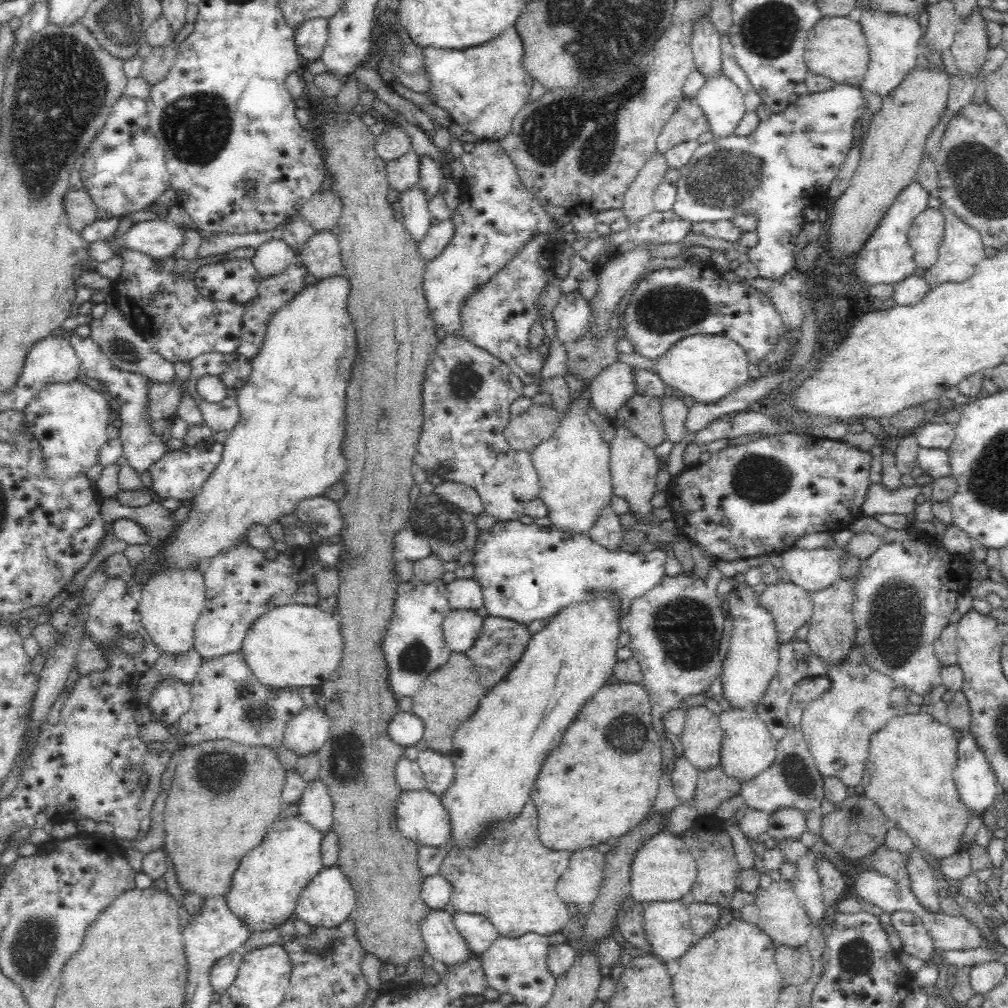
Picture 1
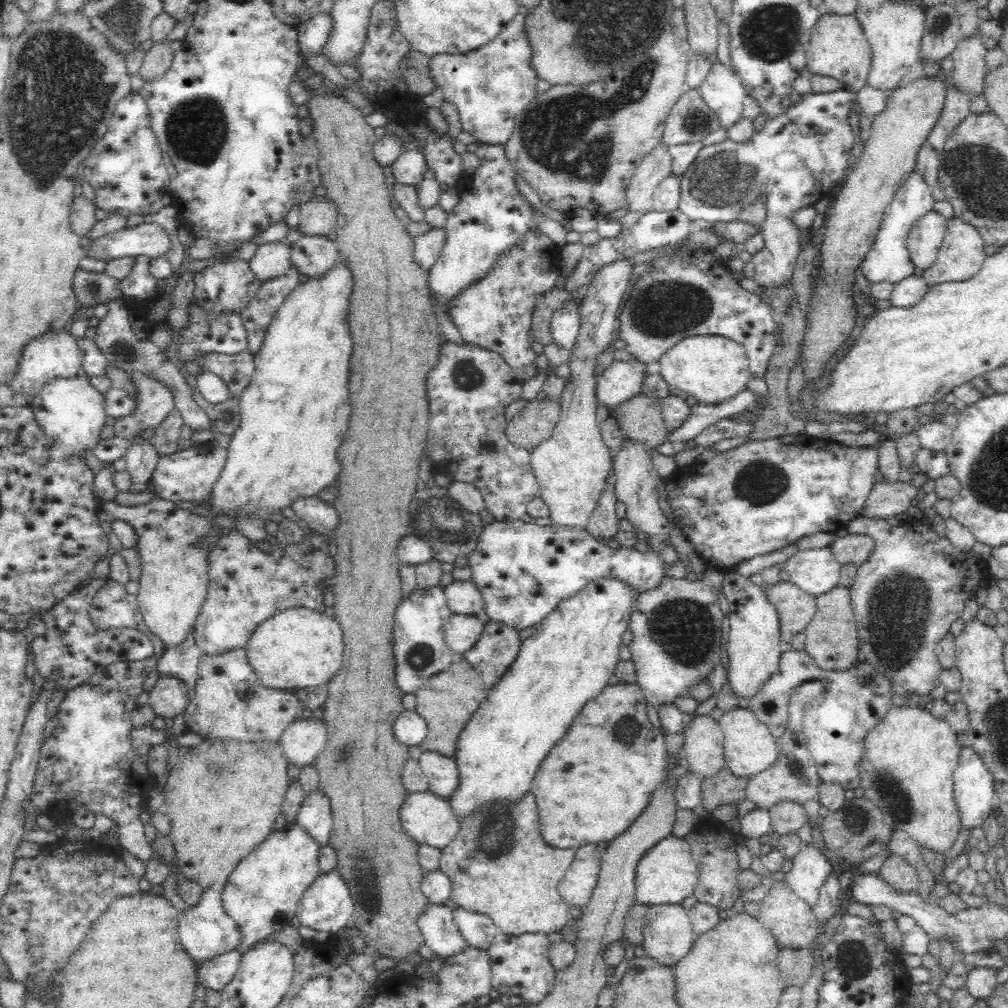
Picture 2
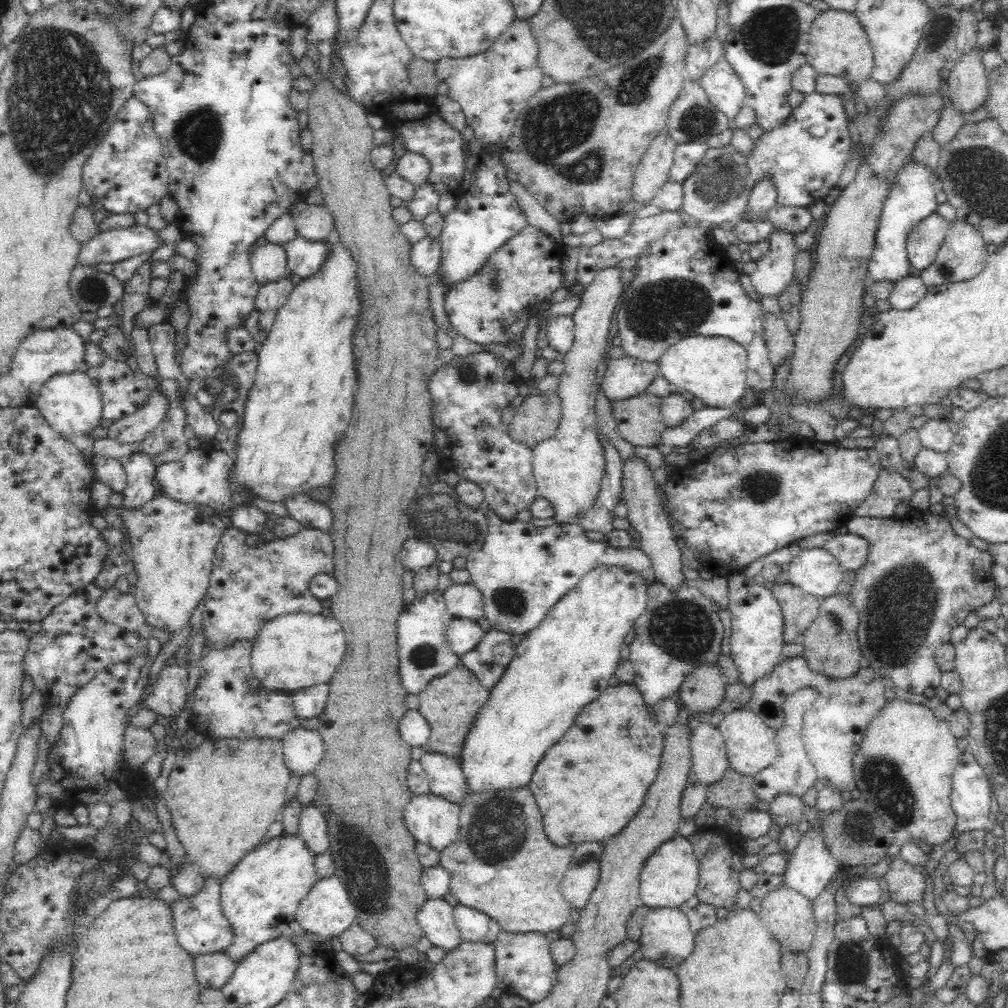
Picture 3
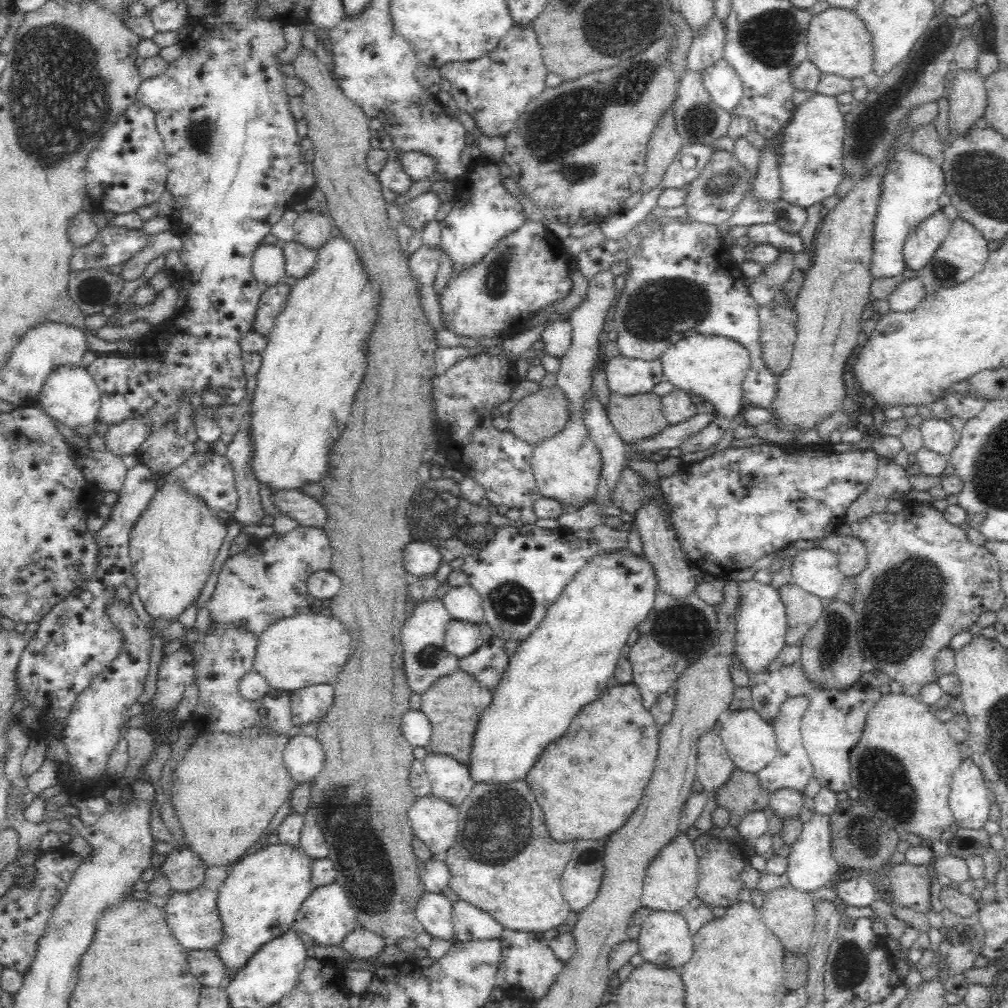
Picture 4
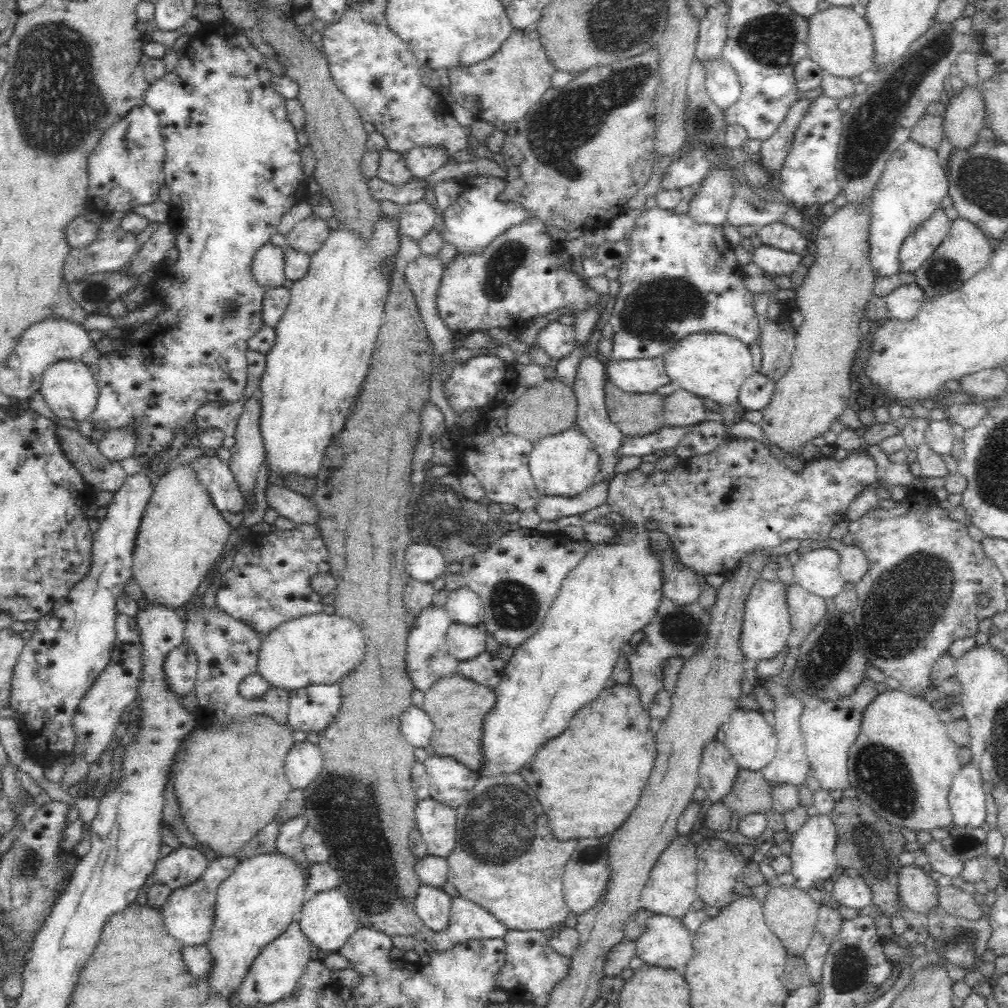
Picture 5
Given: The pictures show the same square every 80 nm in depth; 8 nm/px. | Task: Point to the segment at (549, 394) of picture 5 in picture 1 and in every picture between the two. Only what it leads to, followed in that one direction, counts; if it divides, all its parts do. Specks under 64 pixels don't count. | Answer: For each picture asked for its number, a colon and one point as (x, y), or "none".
1: (525, 431)
2: (536, 421)
3: (536, 419)
4: (540, 415)

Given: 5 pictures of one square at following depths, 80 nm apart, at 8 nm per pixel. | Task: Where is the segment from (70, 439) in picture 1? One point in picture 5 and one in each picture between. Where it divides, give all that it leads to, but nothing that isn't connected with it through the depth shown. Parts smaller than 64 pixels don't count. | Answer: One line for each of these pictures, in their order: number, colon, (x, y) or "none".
2: (70, 409)
3: (70, 402)
4: (70, 395)
5: (70, 389)

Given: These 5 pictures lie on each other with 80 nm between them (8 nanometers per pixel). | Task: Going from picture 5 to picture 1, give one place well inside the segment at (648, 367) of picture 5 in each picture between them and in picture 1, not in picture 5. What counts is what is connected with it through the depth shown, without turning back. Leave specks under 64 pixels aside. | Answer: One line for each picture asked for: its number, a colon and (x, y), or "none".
1: (610, 389)
2: (620, 381)
3: (627, 376)
4: (624, 376)

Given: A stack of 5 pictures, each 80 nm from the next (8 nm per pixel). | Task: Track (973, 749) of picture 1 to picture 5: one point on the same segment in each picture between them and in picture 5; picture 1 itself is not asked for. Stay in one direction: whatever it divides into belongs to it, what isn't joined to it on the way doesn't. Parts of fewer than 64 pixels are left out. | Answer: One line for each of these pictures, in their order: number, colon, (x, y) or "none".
2: (973, 789)
3: (971, 793)
4: (969, 801)
5: (966, 797)

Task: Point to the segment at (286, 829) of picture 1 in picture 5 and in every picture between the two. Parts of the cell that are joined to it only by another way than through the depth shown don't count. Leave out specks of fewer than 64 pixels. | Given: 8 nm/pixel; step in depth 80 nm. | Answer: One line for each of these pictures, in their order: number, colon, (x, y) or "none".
2: (261, 895)
3: (260, 895)
4: (258, 901)
5: (256, 903)

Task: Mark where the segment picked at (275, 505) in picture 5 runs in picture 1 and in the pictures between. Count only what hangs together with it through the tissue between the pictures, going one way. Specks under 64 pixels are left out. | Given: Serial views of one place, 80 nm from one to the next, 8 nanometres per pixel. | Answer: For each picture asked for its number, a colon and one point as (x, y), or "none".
1: (320, 514)
2: (320, 515)
3: (311, 513)
4: (294, 503)

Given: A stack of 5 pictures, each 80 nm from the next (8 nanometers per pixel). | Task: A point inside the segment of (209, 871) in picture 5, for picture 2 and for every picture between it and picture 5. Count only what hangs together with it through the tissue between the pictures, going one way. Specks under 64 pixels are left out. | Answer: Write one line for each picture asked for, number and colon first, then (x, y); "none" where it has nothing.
2: (205, 930)
3: (201, 928)
4: (192, 916)

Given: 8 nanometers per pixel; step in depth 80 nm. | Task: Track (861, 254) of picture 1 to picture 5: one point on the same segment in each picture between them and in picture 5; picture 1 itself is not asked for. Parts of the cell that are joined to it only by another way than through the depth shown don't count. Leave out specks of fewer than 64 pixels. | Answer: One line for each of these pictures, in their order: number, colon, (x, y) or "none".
2: (888, 260)
3: (911, 198)
4: (910, 188)
5: (911, 186)

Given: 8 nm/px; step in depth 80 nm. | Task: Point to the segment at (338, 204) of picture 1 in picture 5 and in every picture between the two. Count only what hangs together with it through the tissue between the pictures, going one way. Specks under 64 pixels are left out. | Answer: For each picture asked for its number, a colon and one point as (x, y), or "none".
2: (319, 216)
3: (315, 222)
4: (312, 228)
5: (309, 234)

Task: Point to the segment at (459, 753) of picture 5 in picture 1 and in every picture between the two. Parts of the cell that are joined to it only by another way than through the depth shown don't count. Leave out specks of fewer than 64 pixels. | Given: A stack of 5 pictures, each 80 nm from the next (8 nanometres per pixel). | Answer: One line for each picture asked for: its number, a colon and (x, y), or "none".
1: (453, 692)
2: (447, 701)
3: (450, 702)
4: (453, 703)

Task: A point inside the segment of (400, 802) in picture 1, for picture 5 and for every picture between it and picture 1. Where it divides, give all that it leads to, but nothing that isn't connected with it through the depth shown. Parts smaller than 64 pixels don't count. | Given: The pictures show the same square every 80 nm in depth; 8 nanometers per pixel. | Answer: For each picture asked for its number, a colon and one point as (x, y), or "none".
2: (428, 819)
3: (431, 820)
4: (436, 822)
5: (437, 823)

